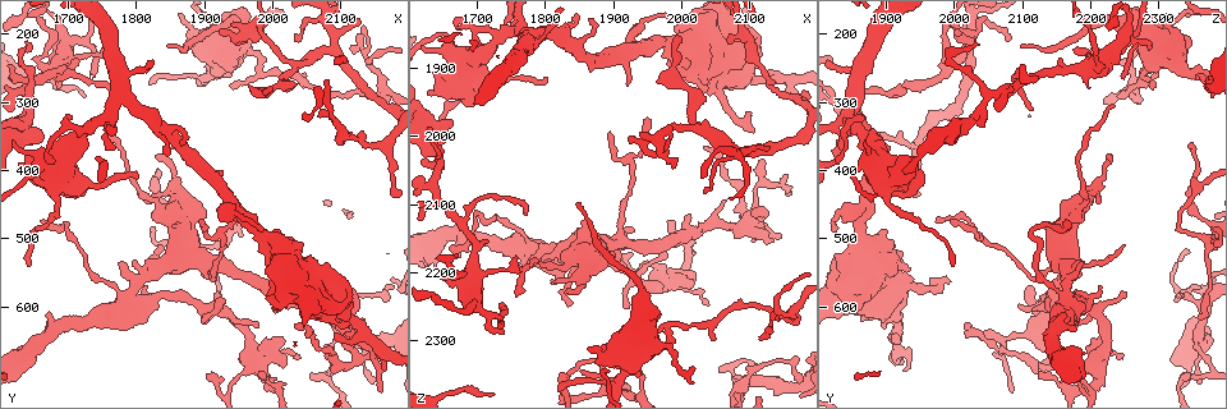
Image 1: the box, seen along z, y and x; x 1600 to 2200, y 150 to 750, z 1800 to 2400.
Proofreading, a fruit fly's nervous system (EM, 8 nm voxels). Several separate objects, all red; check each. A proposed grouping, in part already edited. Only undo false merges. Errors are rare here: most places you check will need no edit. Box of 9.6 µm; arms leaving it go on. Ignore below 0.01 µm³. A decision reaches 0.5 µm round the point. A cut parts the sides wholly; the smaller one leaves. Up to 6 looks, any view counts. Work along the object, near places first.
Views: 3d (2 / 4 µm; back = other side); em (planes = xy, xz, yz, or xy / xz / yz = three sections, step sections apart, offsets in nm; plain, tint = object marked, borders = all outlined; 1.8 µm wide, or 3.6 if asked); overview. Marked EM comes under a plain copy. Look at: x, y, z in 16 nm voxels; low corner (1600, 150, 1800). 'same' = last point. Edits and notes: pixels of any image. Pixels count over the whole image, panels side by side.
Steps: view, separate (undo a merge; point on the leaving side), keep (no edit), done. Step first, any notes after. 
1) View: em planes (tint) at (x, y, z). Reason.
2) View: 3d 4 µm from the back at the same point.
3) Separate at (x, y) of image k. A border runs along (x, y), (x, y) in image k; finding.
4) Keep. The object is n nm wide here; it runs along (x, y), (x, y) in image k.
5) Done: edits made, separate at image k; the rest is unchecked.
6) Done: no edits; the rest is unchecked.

View: em planes (borders) at (2030, 245, 1990). A fork.

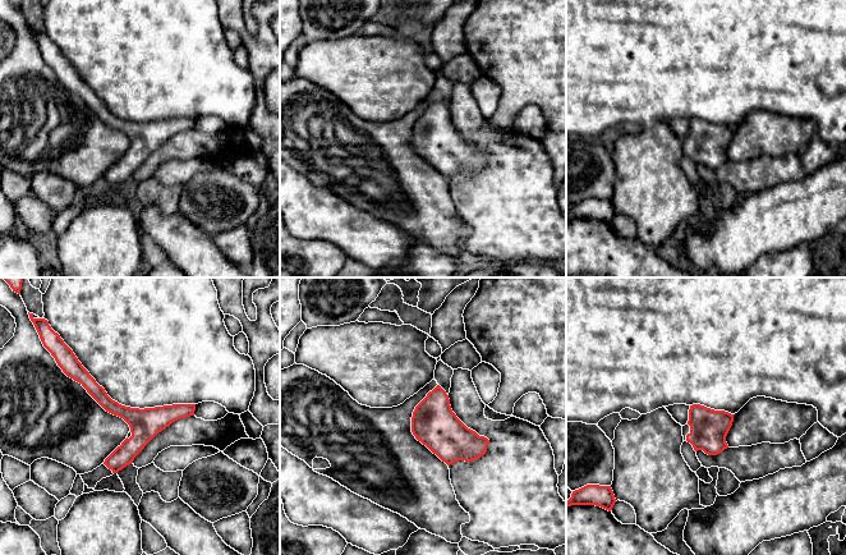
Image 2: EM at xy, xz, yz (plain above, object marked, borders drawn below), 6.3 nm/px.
Keep. It runs along (78, 372), (130, 416), (191, 412) in image 2; continuous, no second cell.

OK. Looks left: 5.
View: 3d 4 µm at (1790, 585, 2165). Two arms at a narrow angle.

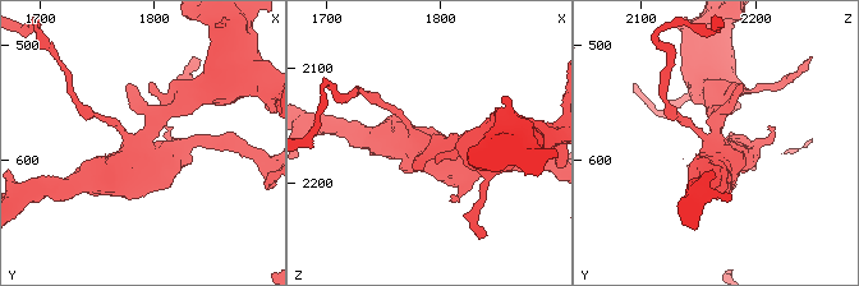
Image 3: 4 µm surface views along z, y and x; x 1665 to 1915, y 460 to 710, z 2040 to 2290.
View: em planes (tint) at (1788, 586, 2166).

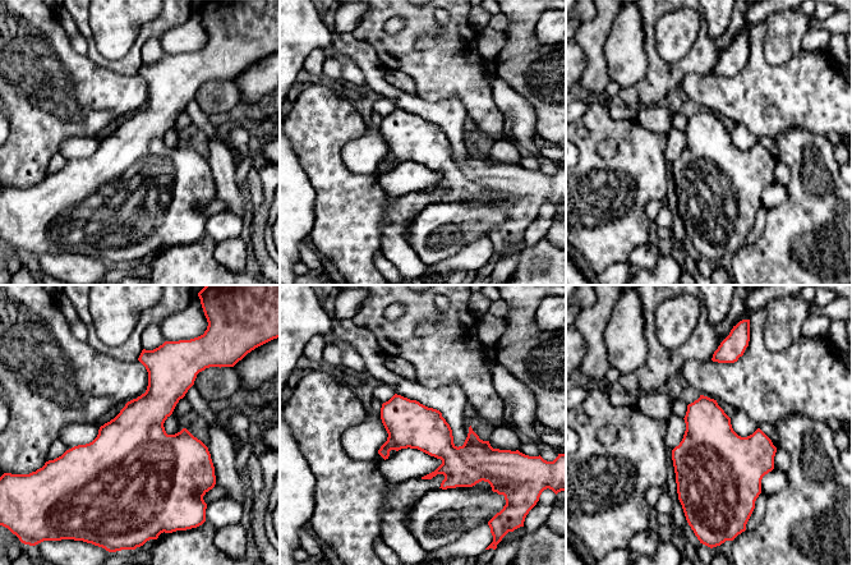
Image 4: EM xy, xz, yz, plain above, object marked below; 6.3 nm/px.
Keep. It runs along (385, 407), (451, 455), (494, 455) in image 4; all the same cell.

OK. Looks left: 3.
View: 3d 4 µm at (1975, 675, 2215). Looks like a crossing.

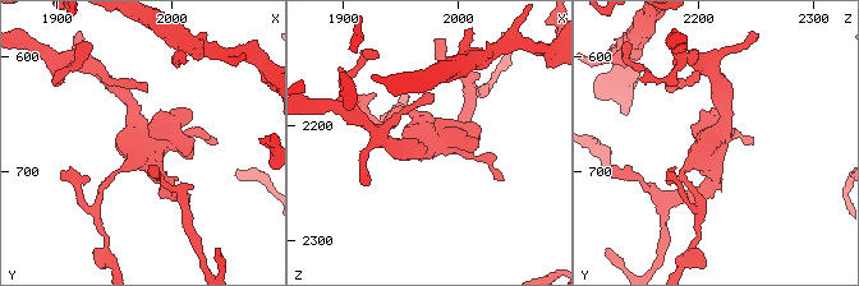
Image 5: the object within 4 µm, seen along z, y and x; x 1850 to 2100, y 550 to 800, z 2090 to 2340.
View: em xz step 4 (tint) at (1970, 672, 2212).

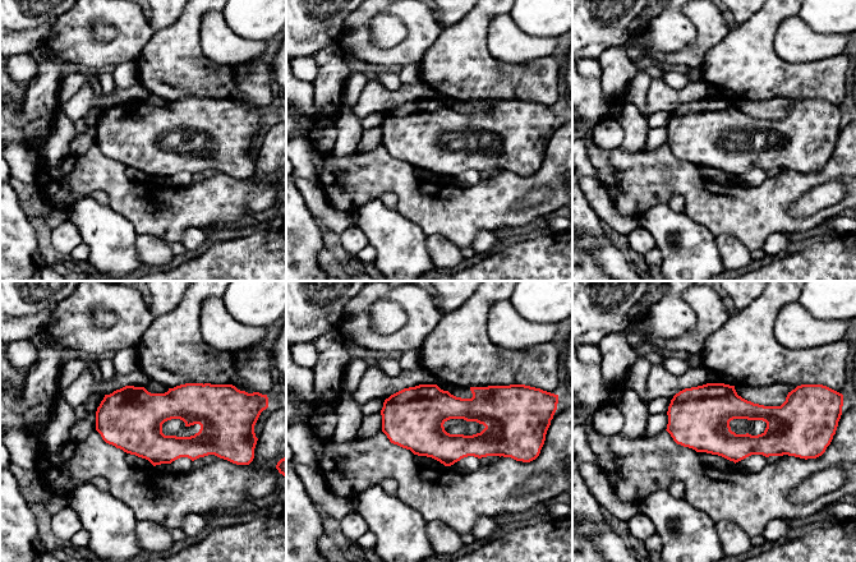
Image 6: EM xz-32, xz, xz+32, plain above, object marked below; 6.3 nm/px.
View: em planes (tint) at the same point. Cut it another way.

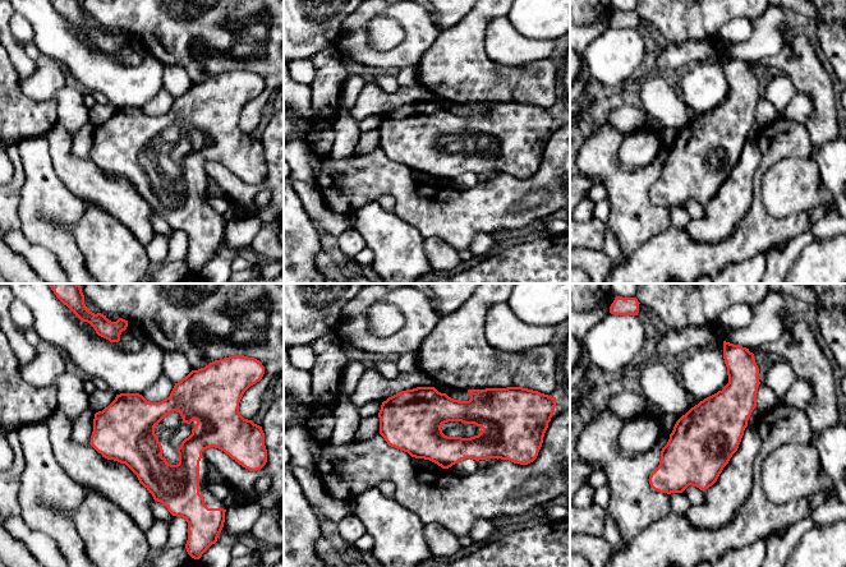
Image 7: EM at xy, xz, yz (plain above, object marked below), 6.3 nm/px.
Keep. The object is 380 nm wide here; continuous, no second cell.

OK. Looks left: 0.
Done: no edits; the rest is unchecked.

